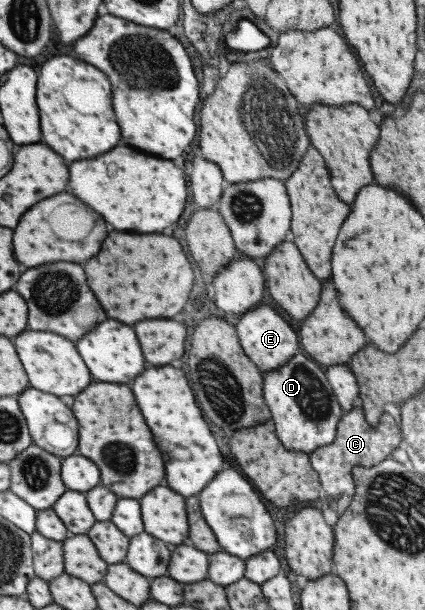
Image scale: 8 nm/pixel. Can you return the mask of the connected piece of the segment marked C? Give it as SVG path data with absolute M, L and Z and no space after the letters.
M357 404L349 411L343 411L335 427L336 434L332 443L318 445L309 455L309 463L316 471L323 496L336 500L342 494L352 496L354 485L351 477L352 467L360 465L370 468L384 460L392 450L403 445L399 426L388 413L382 412L376 426L368 426L363 409Z

